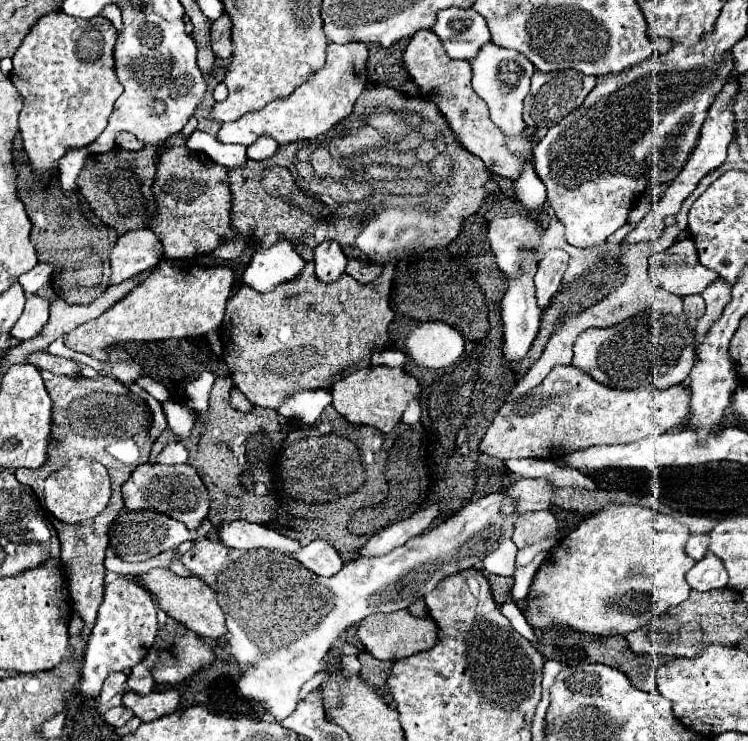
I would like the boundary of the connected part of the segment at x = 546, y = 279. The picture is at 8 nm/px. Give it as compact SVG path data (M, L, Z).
M551 249L539 261L535 287L537 287L537 301L541 309L545 309L551 297L559 291L563 275L567 271L567 261L569 261L569 255L563 249Z

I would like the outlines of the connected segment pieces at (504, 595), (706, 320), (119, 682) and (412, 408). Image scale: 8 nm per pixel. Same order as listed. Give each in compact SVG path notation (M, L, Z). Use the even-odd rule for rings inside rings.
M485 573L489 585L491 585L491 595L497 603L517 603L521 609L527 607L525 601L515 601L511 597L511 579L509 577L499 577L499 575L489 575Z
M717 279L717 281L711 283L701 295L703 295L705 303L707 303L707 311L705 311L705 315L699 319L697 329L703 329L703 337L705 337L707 331L709 331L709 327L723 315L723 309L725 309L727 303L731 301L731 287L729 287L723 279Z
M111 673L109 677L107 677L107 681L103 683L103 689L101 689L101 701L103 703L107 703L113 695L117 695L119 691L123 691L125 689L125 681L127 681L127 675L125 673Z
M417 400L412 401L402 415L402 421L408 425L415 425L420 421L421 407Z

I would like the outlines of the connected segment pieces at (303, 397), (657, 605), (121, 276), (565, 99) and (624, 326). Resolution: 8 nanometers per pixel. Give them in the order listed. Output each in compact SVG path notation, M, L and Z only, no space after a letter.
M327 389L297 391L281 401L277 415L287 419L301 419L305 425L313 425L327 405L331 405L331 393Z
M611 505L591 517L587 517L585 521L581 521L581 525L571 531L555 549L549 551L549 555L545 557L543 565L539 567L539 571L535 573L535 579L531 583L531 589L529 589L529 609L525 613L527 621L533 625L533 627L545 627L545 625L561 625L561 627L567 627L567 629L575 629L575 631L581 631L581 633L591 633L591 635L625 635L629 631L635 631L639 627L645 627L649 625L649 621L653 621L655 617L663 615L669 607L675 607L679 603L683 603L687 597L689 597L689 591L691 587L687 585L685 581L685 573L695 565L695 561L685 553L685 545L687 545L687 539L691 537L689 533L689 527L679 523L675 517L671 515L665 515L665 513L659 513L659 511L653 511L649 507L637 507L637 505Z
M135 229L117 239L111 249L111 281L119 285L131 277L137 277L145 269L157 267L163 259L163 245L149 229Z
M553 71L553 73L535 73L531 77L531 91L525 97L525 109L523 109L523 121L527 127L535 129L549 129L557 121L561 121L565 115L575 111L587 93L595 87L595 77L583 75L579 71Z
M641 313L633 319L627 319L609 329L587 329L575 341L575 357L573 367L581 369L597 383L613 387L613 389L641 389L655 385L657 389L669 389L685 381L695 365L695 335L687 333L687 325L673 315L657 315L657 313Z

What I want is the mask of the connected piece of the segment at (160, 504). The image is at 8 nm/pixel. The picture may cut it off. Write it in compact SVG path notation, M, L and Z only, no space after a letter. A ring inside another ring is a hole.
M159 463L139 465L123 485L123 499L127 511L139 509L163 511L175 517L177 521L183 521L189 529L199 527L201 521L207 517L209 509L207 489L191 465L159 465Z

